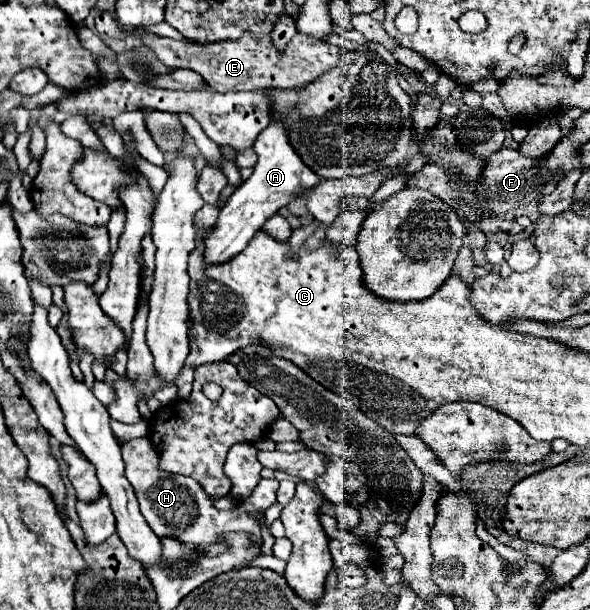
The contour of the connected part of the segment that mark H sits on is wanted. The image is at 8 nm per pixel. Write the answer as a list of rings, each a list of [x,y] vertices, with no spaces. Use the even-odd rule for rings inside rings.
[[[148,437],[135,438],[125,442],[123,444],[123,462],[125,462],[125,476],[137,492],[141,514],[147,520],[149,528],[157,536],[177,536],[183,542],[195,544],[209,556],[225,552],[227,544],[219,544],[219,542],[225,542],[221,538],[223,532],[249,532],[249,534],[253,534],[255,540],[261,540],[259,520],[253,514],[265,512],[271,504],[275,504],[275,492],[279,488],[279,482],[275,478],[271,478],[271,480],[263,478],[257,484],[257,488],[253,490],[253,494],[249,496],[249,500],[237,502],[235,510],[217,510],[213,506],[213,502],[205,496],[205,492],[201,492],[201,486],[193,478],[169,476],[169,474],[161,472],[159,457],[151,445],[153,444]],[[137,452],[139,452],[139,456],[145,456],[145,458],[137,458]]]

